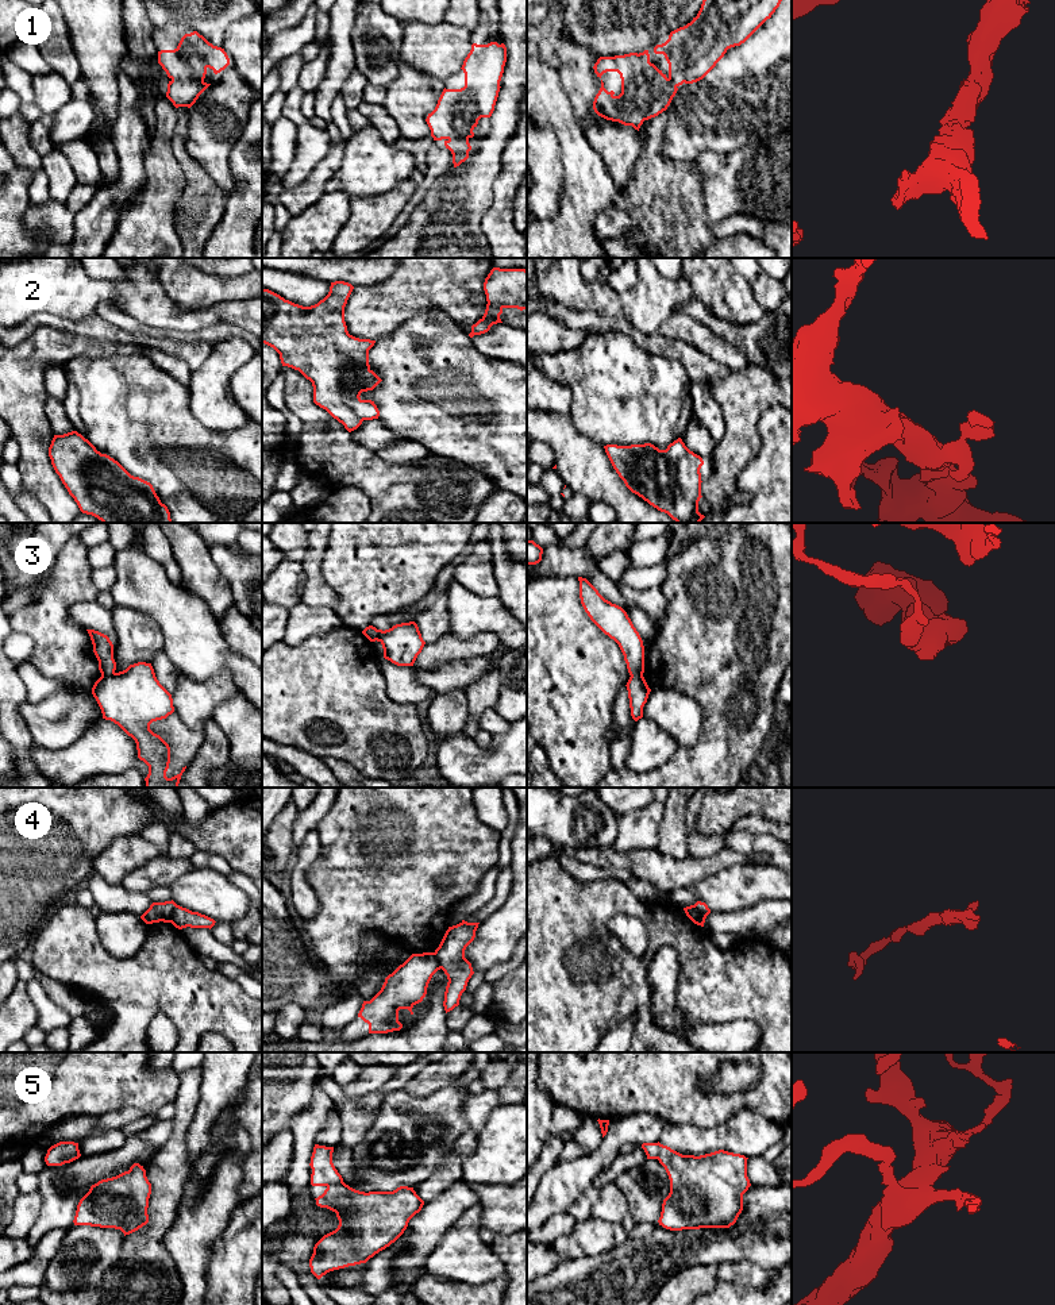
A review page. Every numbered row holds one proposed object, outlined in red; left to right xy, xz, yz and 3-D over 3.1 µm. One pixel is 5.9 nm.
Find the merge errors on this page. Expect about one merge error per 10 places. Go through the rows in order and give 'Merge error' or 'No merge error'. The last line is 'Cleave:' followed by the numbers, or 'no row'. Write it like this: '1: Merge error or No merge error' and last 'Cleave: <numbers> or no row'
1: No merge error
2: No merge error
3: Merge error
4: Merge error
5: No merge error
Cleave: 3, 4

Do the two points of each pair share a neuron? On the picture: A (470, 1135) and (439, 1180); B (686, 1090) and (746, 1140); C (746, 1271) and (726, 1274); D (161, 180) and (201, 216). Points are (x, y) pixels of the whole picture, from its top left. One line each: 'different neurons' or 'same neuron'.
A: same neuron
B: different neurons
C: same neuron
D: different neurons

